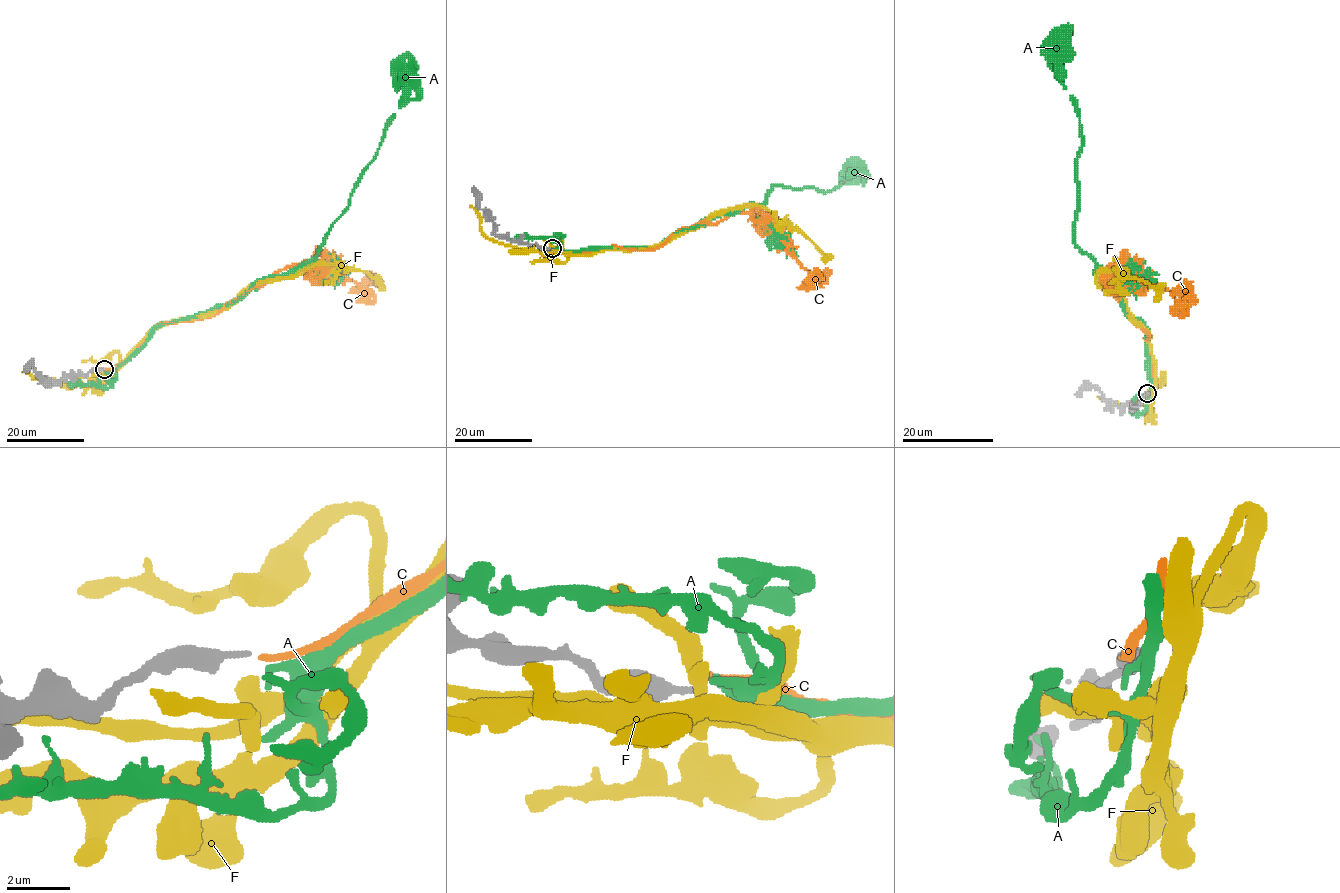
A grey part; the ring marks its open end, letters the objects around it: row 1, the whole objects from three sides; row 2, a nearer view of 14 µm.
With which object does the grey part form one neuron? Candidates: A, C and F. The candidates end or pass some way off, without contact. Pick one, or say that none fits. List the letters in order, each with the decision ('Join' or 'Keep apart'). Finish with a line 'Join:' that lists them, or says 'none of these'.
A: Keep apart
C: Keep apart
F: Keep apart
Join: none of these

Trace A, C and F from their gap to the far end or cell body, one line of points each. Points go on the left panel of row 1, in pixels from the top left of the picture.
A: (106, 370), (121, 365), (158, 327), (241, 299), (261, 280), (286, 277), (314, 259), (406, 98), (406, 70)
C: (105, 369), (125, 360), (158, 324), (212, 316), (287, 266), (337, 267), (364, 290), (369, 275), (383, 284)
F: (104, 371), (110, 373), (163, 325), (210, 316), (267, 280), (298, 275), (315, 265), (365, 271), (384, 291)

